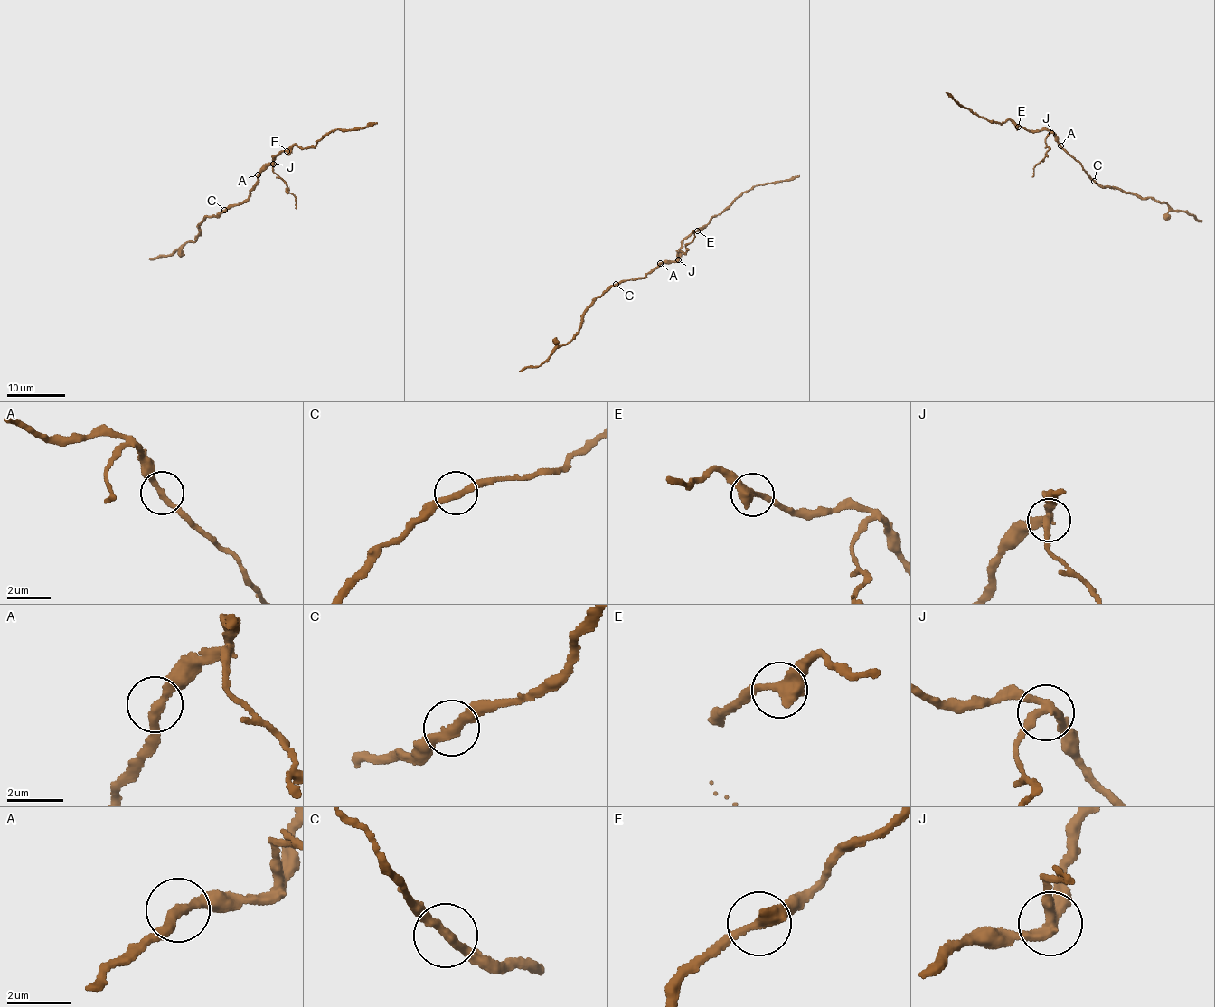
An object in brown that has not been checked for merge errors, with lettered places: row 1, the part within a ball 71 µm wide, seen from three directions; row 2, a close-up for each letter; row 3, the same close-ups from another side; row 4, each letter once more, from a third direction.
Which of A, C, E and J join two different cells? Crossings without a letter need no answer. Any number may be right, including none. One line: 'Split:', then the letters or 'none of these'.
Split: J

